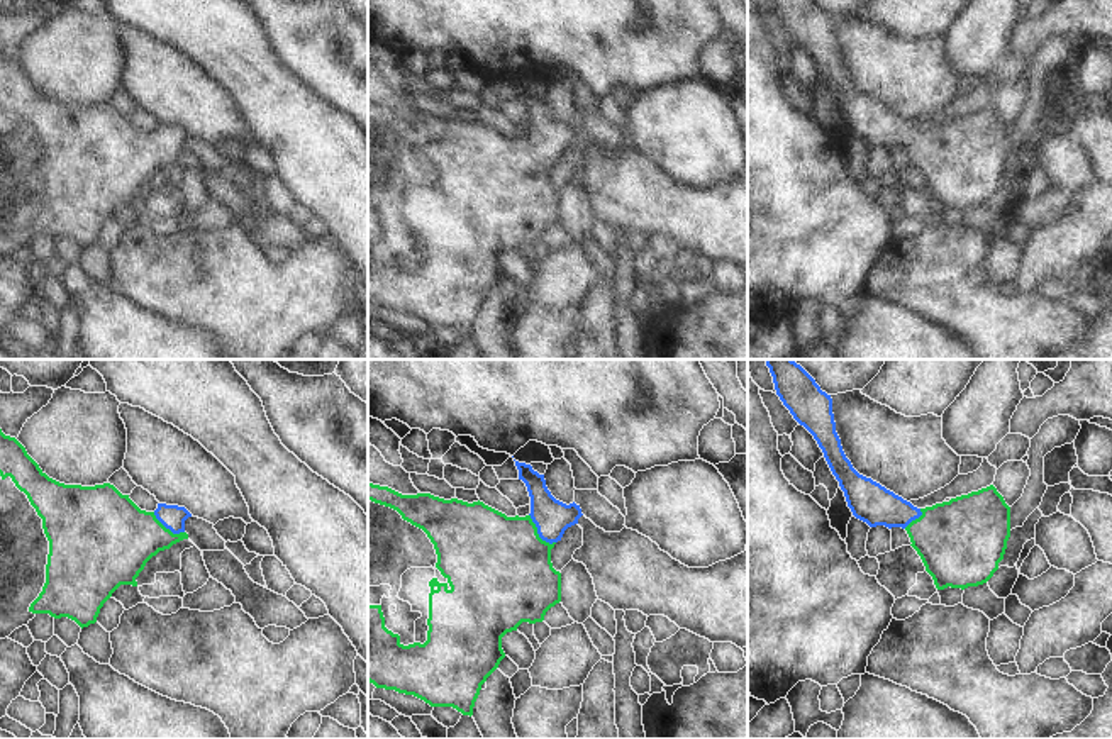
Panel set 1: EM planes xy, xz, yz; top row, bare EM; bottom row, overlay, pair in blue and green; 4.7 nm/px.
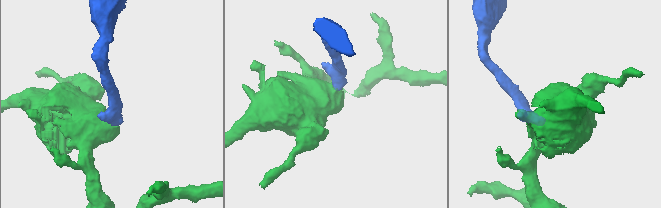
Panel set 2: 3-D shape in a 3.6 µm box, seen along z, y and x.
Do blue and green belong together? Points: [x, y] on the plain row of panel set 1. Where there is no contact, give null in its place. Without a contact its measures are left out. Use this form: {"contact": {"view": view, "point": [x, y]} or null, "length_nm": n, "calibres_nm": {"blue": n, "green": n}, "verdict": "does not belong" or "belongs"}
{"contact": {"view": "xz", "point": [538, 153]}, "length_nm": 190, "calibres_nm": {"blue": 170, "green": 480}, "verdict": "belongs"}

